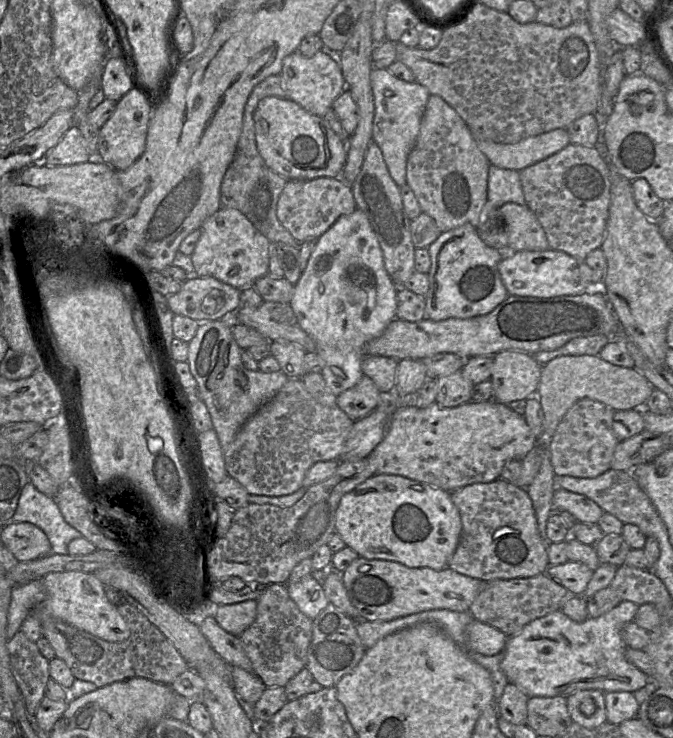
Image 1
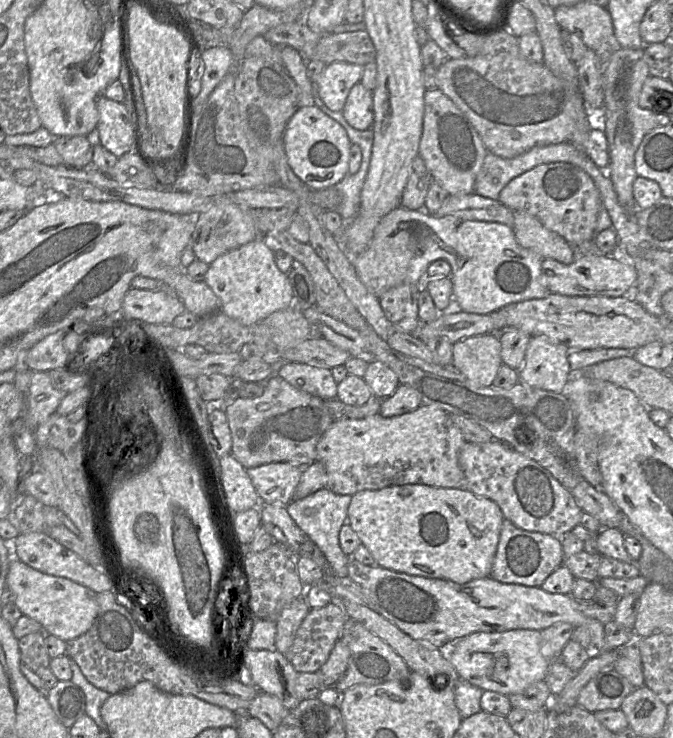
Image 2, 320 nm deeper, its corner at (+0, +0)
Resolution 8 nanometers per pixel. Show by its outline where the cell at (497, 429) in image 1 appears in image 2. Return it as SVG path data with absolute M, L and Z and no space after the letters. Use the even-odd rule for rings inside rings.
M420 405L412 412L393 417L377 413L363 419L335 420L316 446L315 461L325 466L326 488L340 495L352 496L362 490L405 484L464 488L458 455L465 442L450 414Z

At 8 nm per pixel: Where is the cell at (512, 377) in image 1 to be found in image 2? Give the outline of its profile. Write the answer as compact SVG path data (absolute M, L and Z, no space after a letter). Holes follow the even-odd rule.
M534 336L527 345L519 382L530 387L560 393L569 379L568 348L546 336Z

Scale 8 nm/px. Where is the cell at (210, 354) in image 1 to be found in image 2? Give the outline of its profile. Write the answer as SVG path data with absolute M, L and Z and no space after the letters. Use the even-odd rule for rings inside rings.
M258 239L217 257L209 264L204 282L219 298L220 310L245 326L261 322L270 314L293 305L287 275L276 266L274 252Z

